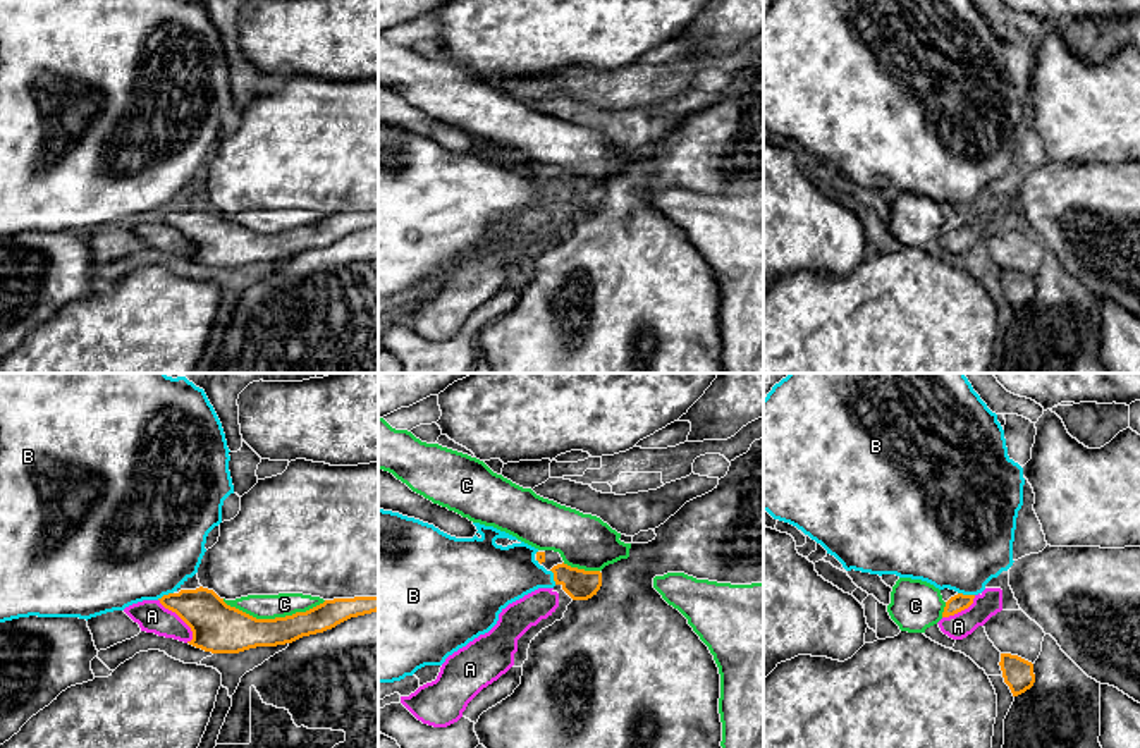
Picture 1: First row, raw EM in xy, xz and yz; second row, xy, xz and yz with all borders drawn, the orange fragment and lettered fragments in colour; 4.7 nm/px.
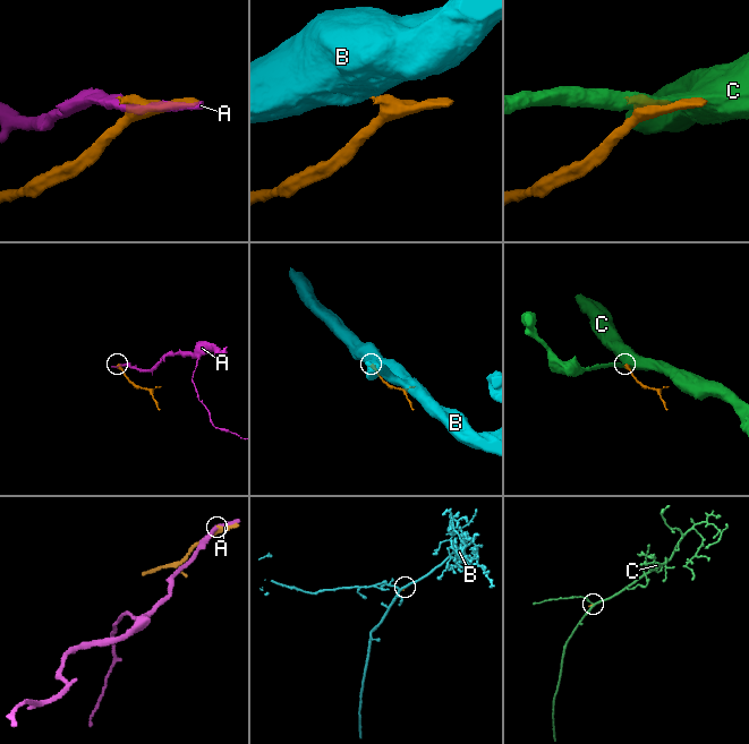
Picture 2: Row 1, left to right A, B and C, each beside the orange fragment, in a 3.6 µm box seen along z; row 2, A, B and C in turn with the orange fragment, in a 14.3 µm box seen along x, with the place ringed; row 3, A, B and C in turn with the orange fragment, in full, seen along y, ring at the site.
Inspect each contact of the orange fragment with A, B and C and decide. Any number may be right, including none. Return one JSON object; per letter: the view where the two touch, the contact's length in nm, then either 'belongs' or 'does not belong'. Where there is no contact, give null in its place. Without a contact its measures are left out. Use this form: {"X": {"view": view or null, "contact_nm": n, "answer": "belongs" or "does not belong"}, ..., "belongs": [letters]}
{"A": {"view": "xy", "contact_nm": 260, "answer": "does not belong"}, "B": {"view": "yz", "contact_nm": 80, "answer": "does not belong"}, "C": {"view": "xy", "contact_nm": 480, "answer": "does not belong"}, "belongs": []}

